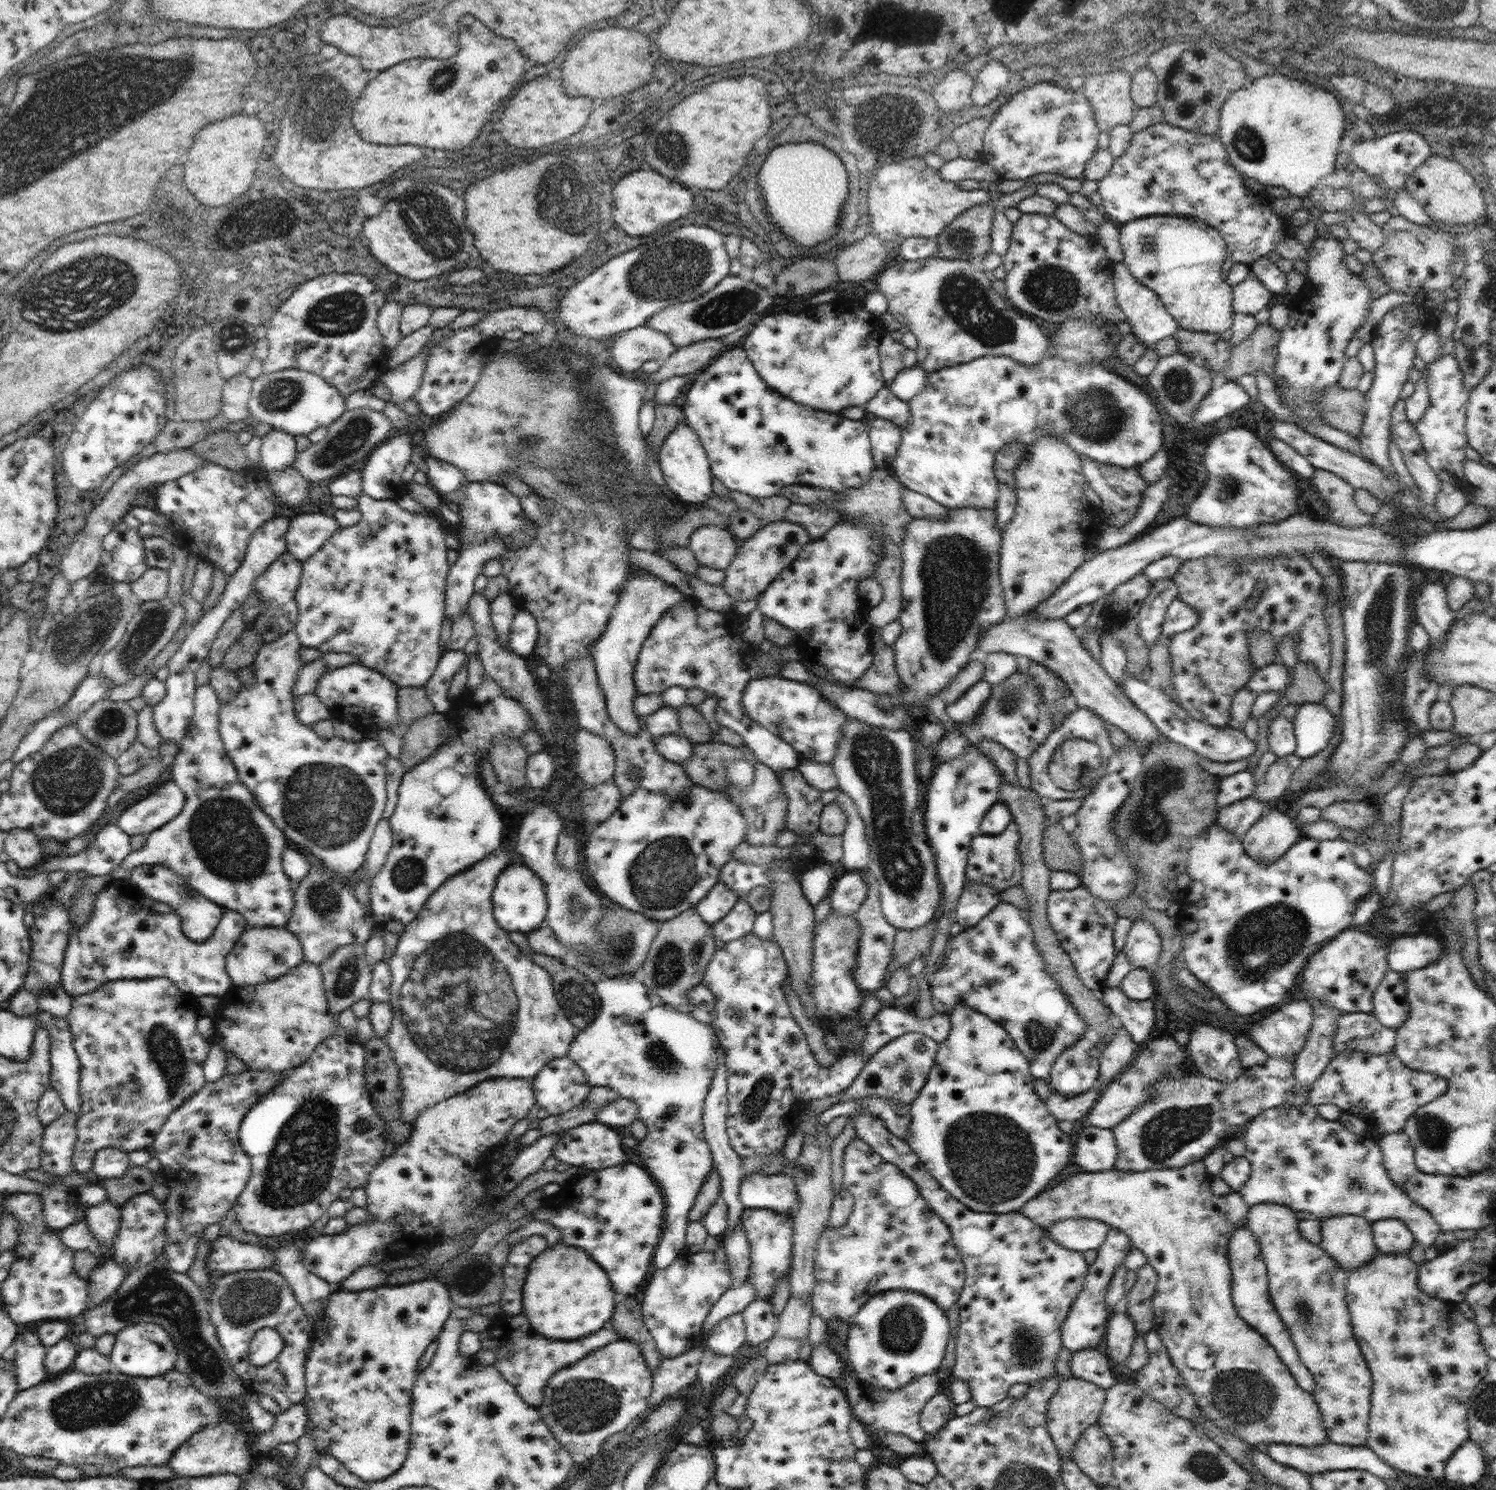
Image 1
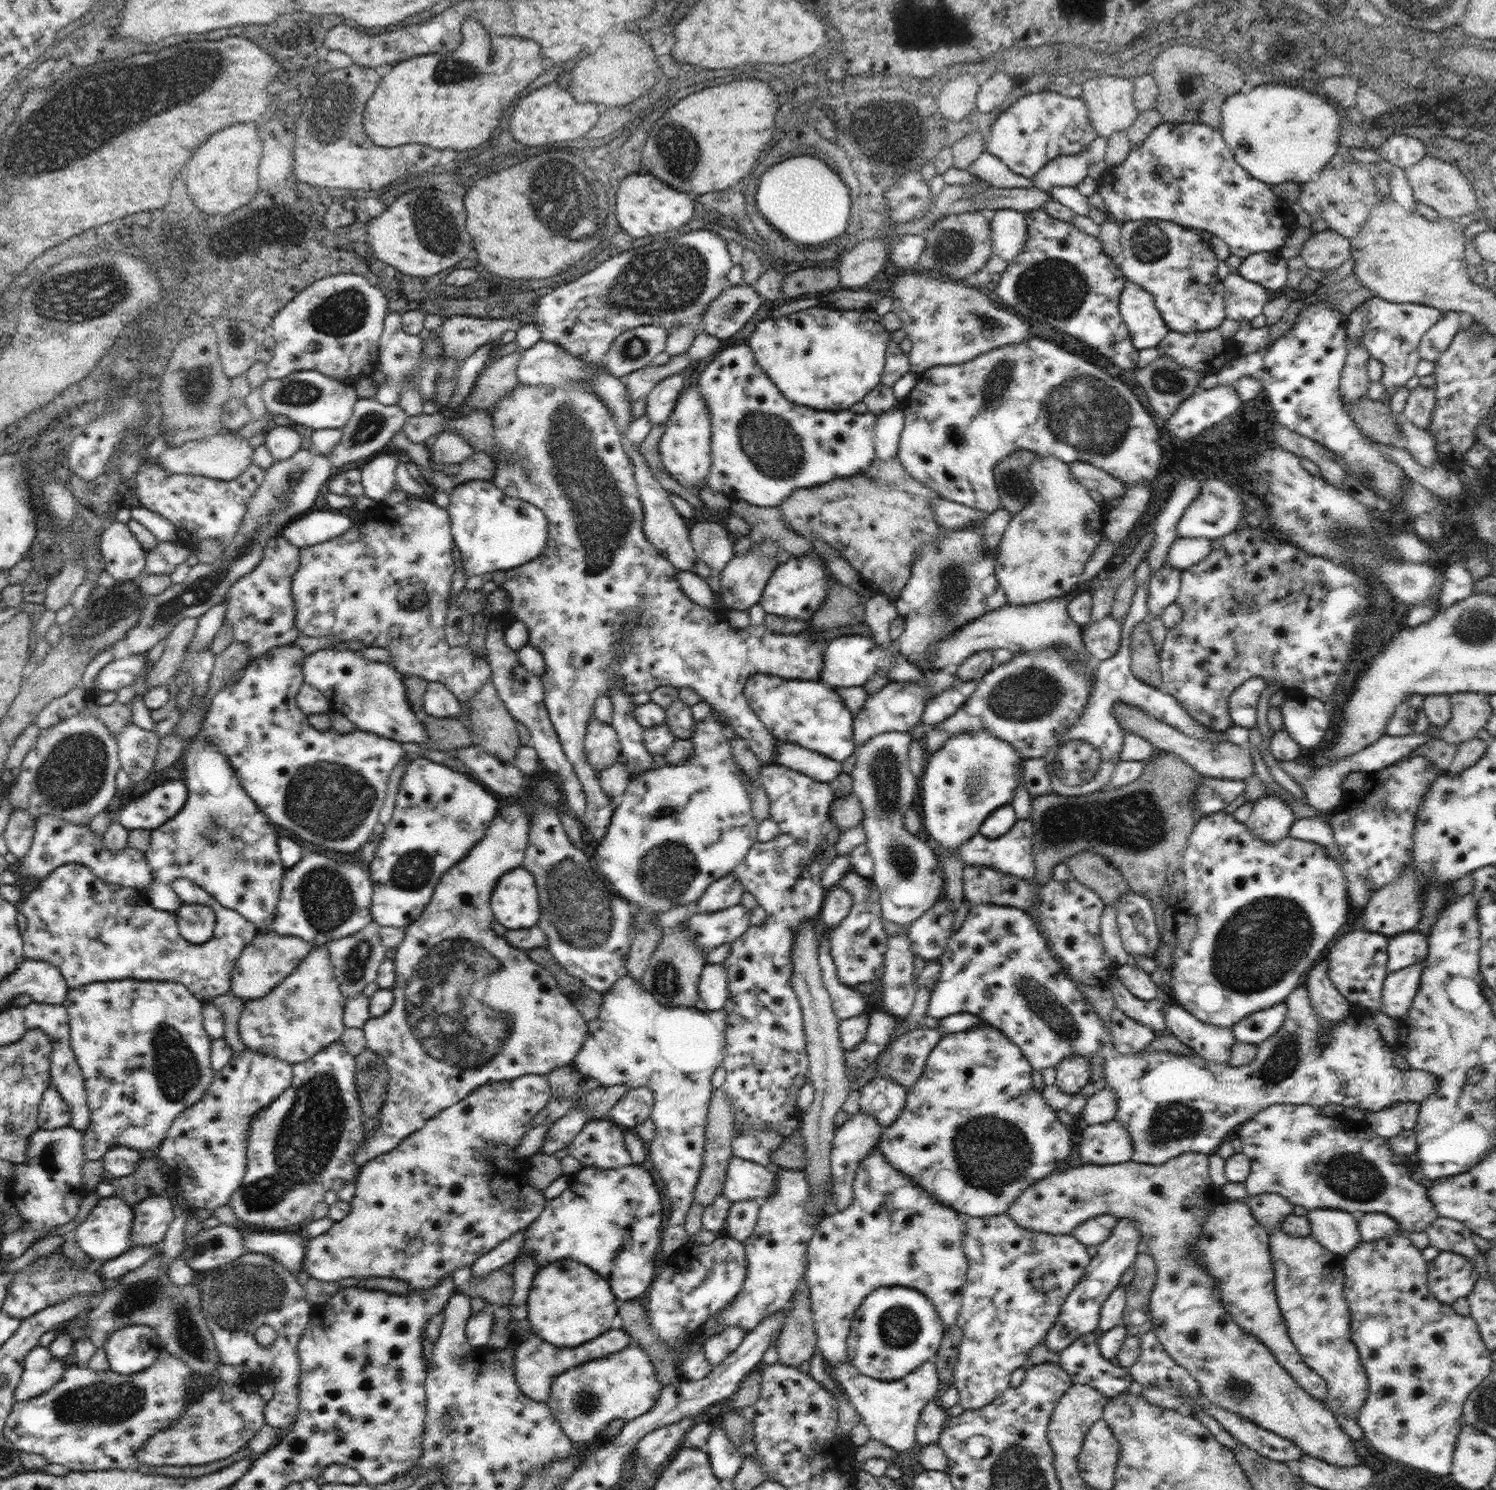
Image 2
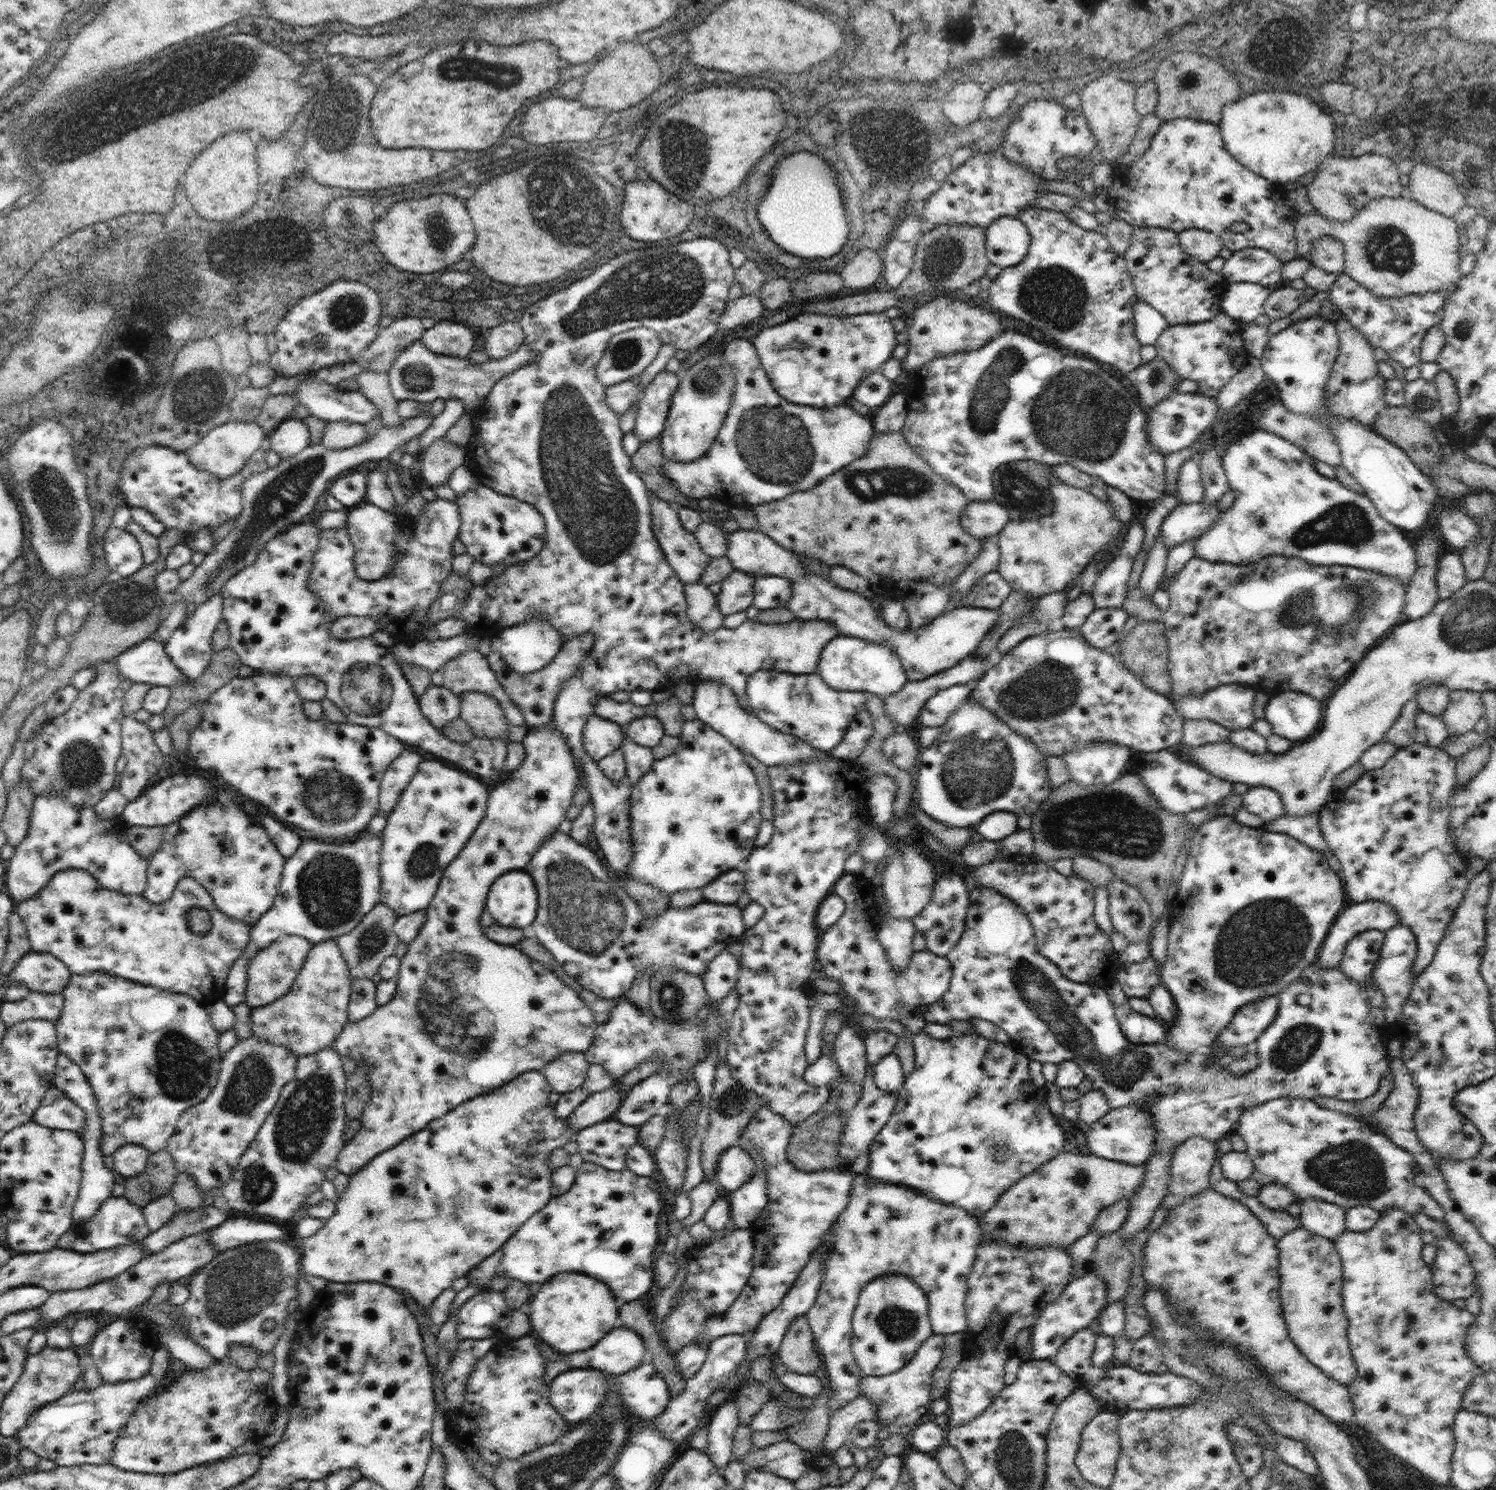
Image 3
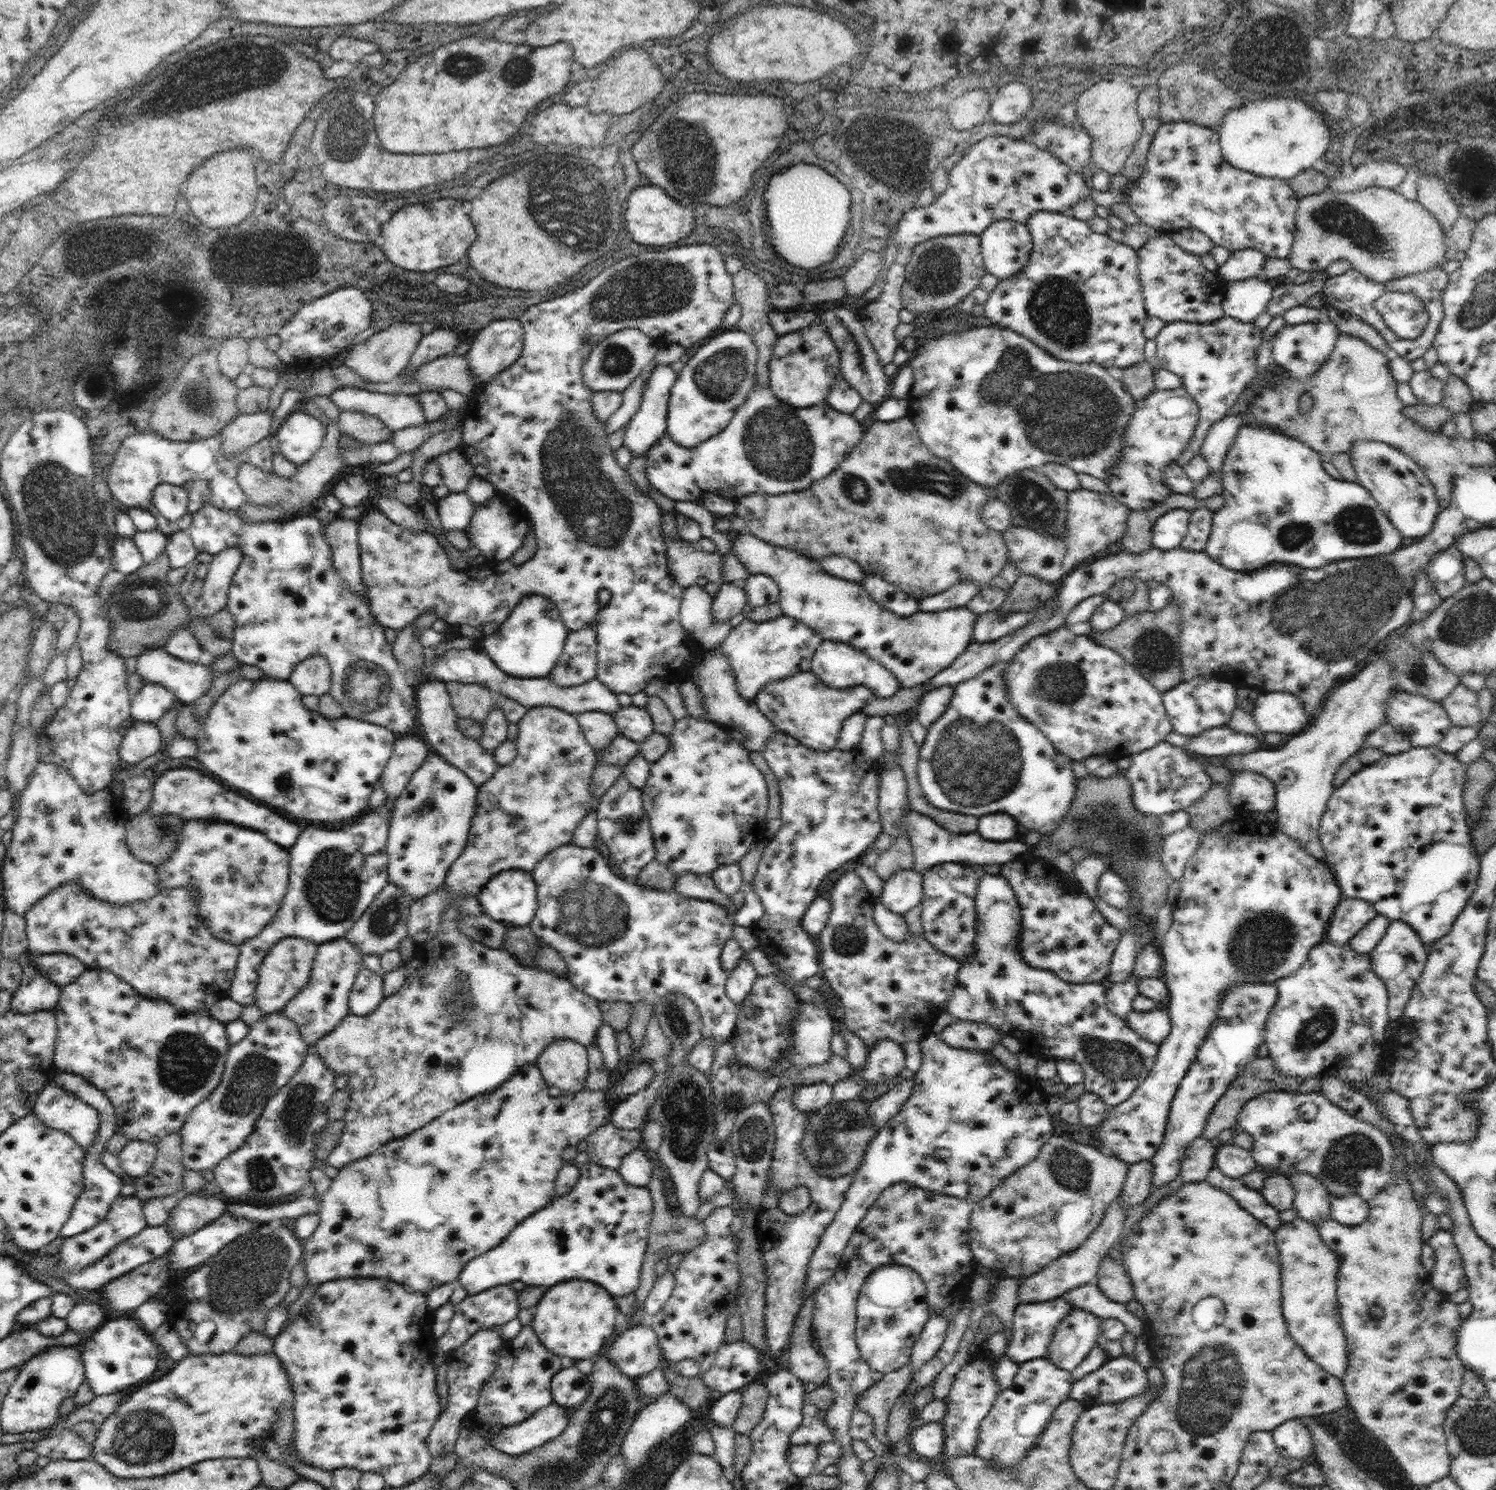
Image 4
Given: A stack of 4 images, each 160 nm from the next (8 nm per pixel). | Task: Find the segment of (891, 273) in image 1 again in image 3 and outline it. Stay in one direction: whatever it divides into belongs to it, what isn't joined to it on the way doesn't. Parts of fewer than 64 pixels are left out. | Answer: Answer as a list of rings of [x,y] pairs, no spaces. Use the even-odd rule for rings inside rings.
[[[940,295],[923,306],[918,306],[917,303],[913,313],[908,317],[909,351],[903,361],[903,368],[912,370],[916,374],[921,366],[939,356],[978,350],[980,346],[990,342],[991,338],[1006,330],[1000,320],[1000,316],[996,316],[993,311],[977,304],[957,300],[950,295]]]

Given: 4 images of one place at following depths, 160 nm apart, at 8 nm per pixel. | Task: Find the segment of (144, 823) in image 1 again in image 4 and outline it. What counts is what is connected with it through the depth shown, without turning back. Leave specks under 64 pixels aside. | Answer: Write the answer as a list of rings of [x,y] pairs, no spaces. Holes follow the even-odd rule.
[[[192,768],[168,769],[153,785],[152,800],[147,806],[147,812],[151,816],[162,814],[177,814],[186,821],[190,819],[220,819],[226,822],[244,826],[244,828],[257,830],[265,834],[272,842],[277,842],[282,848],[292,848],[300,834],[300,826],[296,821],[290,822],[290,819],[284,815],[278,816],[272,812],[268,806],[260,806],[258,802],[250,802],[236,792],[226,790],[222,784],[216,784],[216,780],[192,770]]]

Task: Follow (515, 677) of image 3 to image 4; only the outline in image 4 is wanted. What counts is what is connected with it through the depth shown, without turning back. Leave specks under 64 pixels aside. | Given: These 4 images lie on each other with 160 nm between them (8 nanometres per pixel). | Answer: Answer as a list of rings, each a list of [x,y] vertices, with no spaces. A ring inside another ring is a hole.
[[[586,626],[569,634],[560,659],[547,678],[562,688],[578,686],[596,676],[597,666],[596,626]]]

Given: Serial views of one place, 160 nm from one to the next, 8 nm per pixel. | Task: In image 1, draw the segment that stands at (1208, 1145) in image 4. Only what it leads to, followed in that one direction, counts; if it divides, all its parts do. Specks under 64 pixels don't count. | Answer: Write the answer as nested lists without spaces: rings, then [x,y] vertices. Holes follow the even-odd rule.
[[[1202,1160],[1191,1162],[1182,1168],[1164,1168],[1162,1170],[1143,1170],[1138,1172],[1136,1170],[1118,1170],[1115,1166],[1110,1170],[1100,1170],[1098,1172],[1081,1172],[1076,1175],[1071,1175],[1064,1181],[1053,1186],[1048,1191],[1042,1192],[1031,1198],[1026,1205],[1022,1205],[1020,1213],[1024,1214],[1030,1221],[1036,1222],[1041,1227],[1048,1228],[1056,1221],[1074,1218],[1088,1218],[1095,1219],[1108,1224],[1108,1226],[1119,1229],[1130,1239],[1132,1246],[1140,1249],[1145,1255],[1148,1262],[1154,1267],[1154,1271],[1158,1274],[1157,1287],[1154,1290],[1153,1296],[1153,1311],[1154,1322],[1153,1329],[1161,1336],[1163,1343],[1166,1345],[1167,1352],[1171,1357],[1172,1364],[1180,1371],[1181,1377],[1184,1379],[1186,1386],[1192,1391],[1196,1404],[1199,1409],[1213,1420],[1220,1428],[1227,1430],[1230,1434],[1240,1437],[1245,1440],[1253,1448],[1258,1446],[1266,1446],[1266,1444],[1290,1444],[1313,1447],[1328,1442],[1326,1429],[1323,1427],[1322,1417],[1311,1393],[1302,1390],[1298,1386],[1296,1379],[1292,1376],[1289,1368],[1281,1361],[1281,1358],[1274,1350],[1273,1346],[1260,1334],[1254,1330],[1244,1319],[1238,1314],[1232,1298],[1232,1271],[1229,1263],[1229,1254],[1227,1253],[1227,1246],[1230,1242],[1231,1234],[1243,1224],[1247,1224],[1249,1207],[1244,1202],[1239,1192],[1232,1191],[1230,1194],[1218,1196],[1212,1194],[1211,1179],[1207,1172],[1207,1168]],[[1192,1346],[1206,1346],[1208,1348],[1208,1356],[1196,1356],[1196,1360],[1190,1366],[1190,1358],[1188,1352],[1192,1350]]]

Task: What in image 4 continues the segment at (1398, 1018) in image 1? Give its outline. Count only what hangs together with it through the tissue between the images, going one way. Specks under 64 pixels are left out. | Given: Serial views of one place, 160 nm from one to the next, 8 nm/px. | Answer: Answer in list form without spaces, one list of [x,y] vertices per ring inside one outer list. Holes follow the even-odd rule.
[[[1410,747],[1410,750],[1383,755],[1374,763],[1364,765],[1362,770],[1353,774],[1342,786],[1336,786],[1329,798],[1327,809],[1322,815],[1319,826],[1319,839],[1325,850],[1324,862],[1333,870],[1333,874],[1342,889],[1344,897],[1360,898],[1369,902],[1379,914],[1390,921],[1402,921],[1409,924],[1428,947],[1439,938],[1446,936],[1458,915],[1476,888],[1479,876],[1479,858],[1476,855],[1475,843],[1470,835],[1468,813],[1463,803],[1463,786],[1466,780],[1466,767],[1454,753],[1446,753],[1440,747]]]

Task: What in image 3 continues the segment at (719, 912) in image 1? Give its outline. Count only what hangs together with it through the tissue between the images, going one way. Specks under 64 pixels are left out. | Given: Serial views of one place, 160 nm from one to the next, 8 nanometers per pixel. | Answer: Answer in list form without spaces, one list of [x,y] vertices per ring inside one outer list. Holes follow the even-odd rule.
[[[741,867],[730,870],[712,882],[708,883],[701,890],[704,900],[722,904],[734,904],[745,891],[745,877]]]

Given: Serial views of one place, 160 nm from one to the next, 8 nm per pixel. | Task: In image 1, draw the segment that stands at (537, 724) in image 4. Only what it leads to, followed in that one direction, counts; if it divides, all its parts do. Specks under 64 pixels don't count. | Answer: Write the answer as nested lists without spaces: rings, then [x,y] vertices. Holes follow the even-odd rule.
[[[503,842],[498,850],[489,854],[478,864],[474,864],[470,869],[448,878],[442,886],[438,887],[438,890],[435,890],[428,897],[426,904],[418,914],[418,918],[404,927],[405,931],[399,937],[395,953],[387,962],[391,970],[391,997],[389,1003],[393,1010],[393,1019],[389,1033],[384,1040],[392,1049],[398,1065],[400,1088],[402,1088],[400,1120],[405,1123],[413,1124],[416,1118],[420,1118],[424,1110],[436,1106],[438,1102],[444,1102],[446,1098],[452,1098],[458,1093],[466,1092],[466,1090],[470,1090],[472,1086],[476,1086],[484,1080],[506,1077],[533,1080],[549,1060],[566,1056],[572,1041],[575,1039],[574,1025],[556,999],[552,987],[552,973],[535,963],[529,957],[528,950],[521,945],[519,938],[512,936],[509,931],[505,931],[501,926],[498,926],[493,915],[492,893],[498,876],[506,868],[508,860],[510,860],[510,848],[508,848],[508,844]]]

